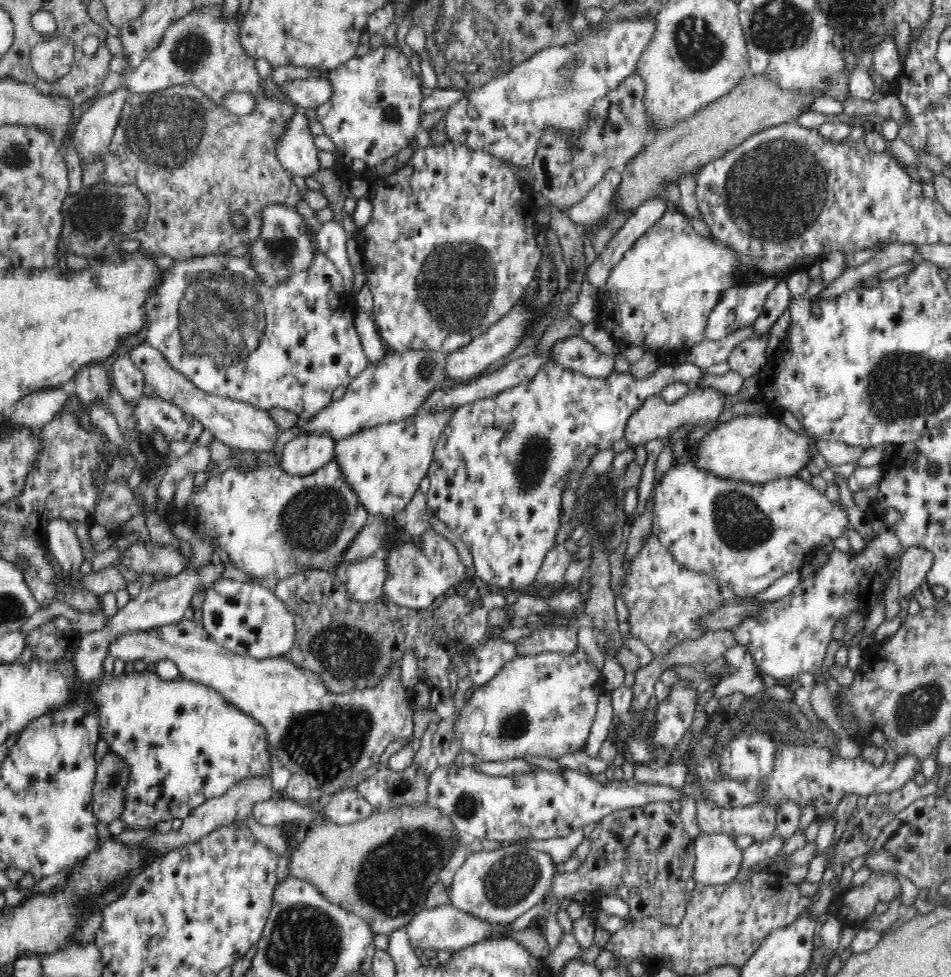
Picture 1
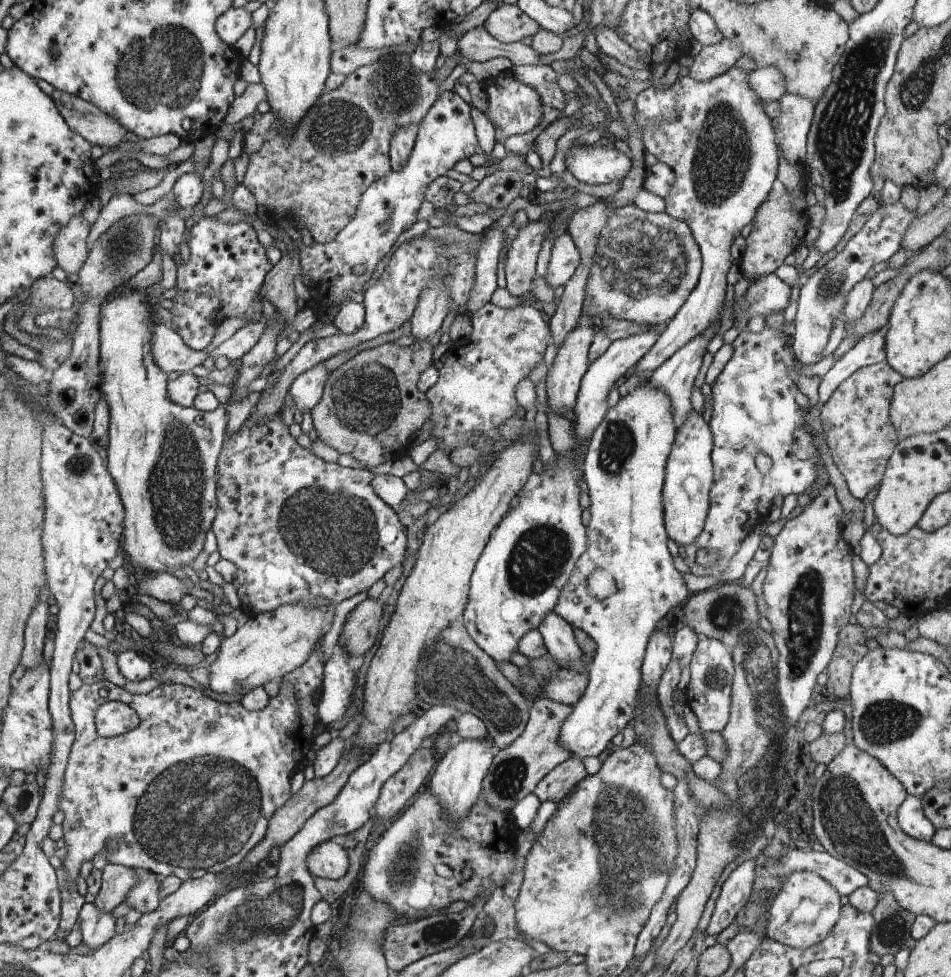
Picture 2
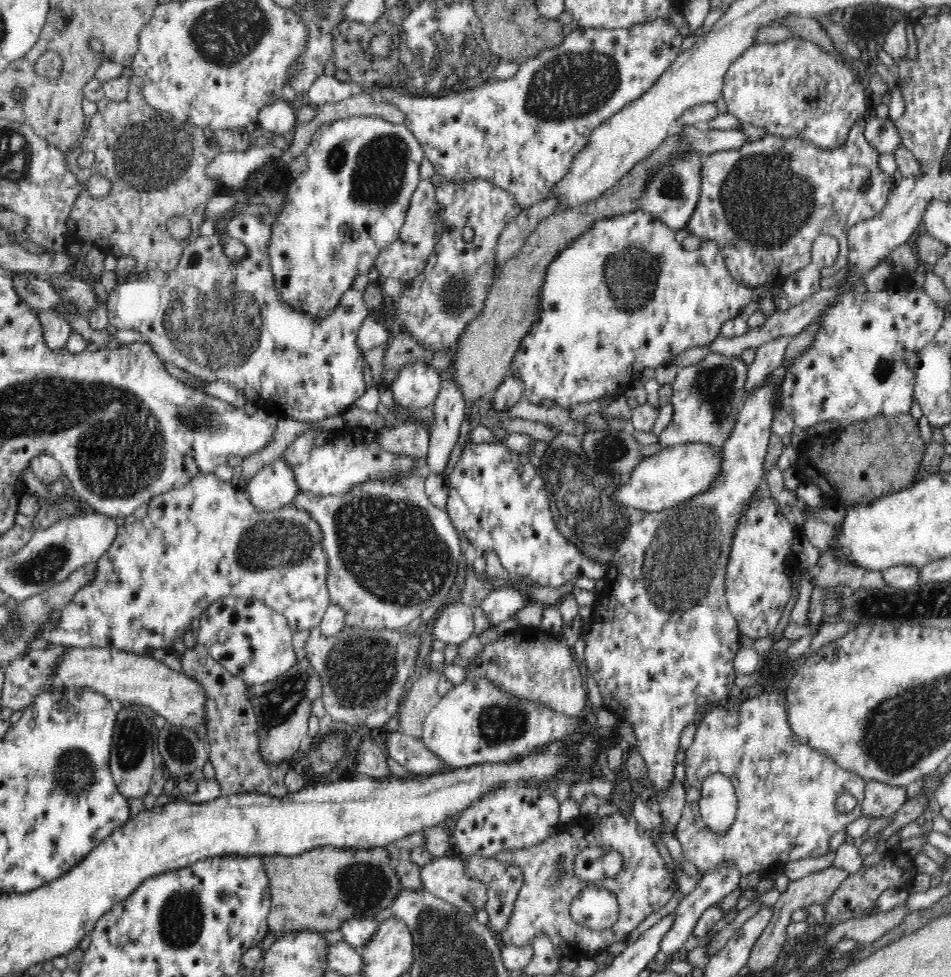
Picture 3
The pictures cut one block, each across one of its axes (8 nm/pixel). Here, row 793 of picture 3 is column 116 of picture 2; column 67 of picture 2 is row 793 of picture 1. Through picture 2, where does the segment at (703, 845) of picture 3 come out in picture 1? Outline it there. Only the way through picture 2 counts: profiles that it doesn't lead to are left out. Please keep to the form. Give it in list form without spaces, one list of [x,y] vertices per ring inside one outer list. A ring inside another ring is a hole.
[[[778,744],[779,749],[776,750],[775,755],[775,770],[772,772],[770,778],[767,782],[761,781],[755,784],[756,790],[761,792],[761,797],[755,804],[744,806],[736,809],[722,809],[716,805],[713,801],[698,800],[695,801],[695,806],[697,809],[697,822],[700,826],[700,831],[702,833],[732,833],[733,835],[750,835],[754,838],[754,841],[763,841],[769,839],[772,835],[776,834],[777,831],[777,821],[776,821],[776,808],[780,806],[780,801],[782,799],[792,799],[796,801],[797,804],[802,808],[811,804],[811,802],[816,802],[816,822],[824,824],[826,820],[834,818],[834,813],[836,806],[839,804],[840,800],[845,795],[850,795],[854,793],[858,797],[869,798],[874,794],[880,794],[885,792],[890,792],[892,790],[897,790],[907,784],[911,779],[914,778],[916,773],[922,771],[921,760],[916,756],[891,756],[880,766],[874,766],[872,762],[867,762],[861,757],[856,759],[844,759],[840,756],[834,757],[830,753],[829,747],[816,747],[816,746],[783,746]]]

